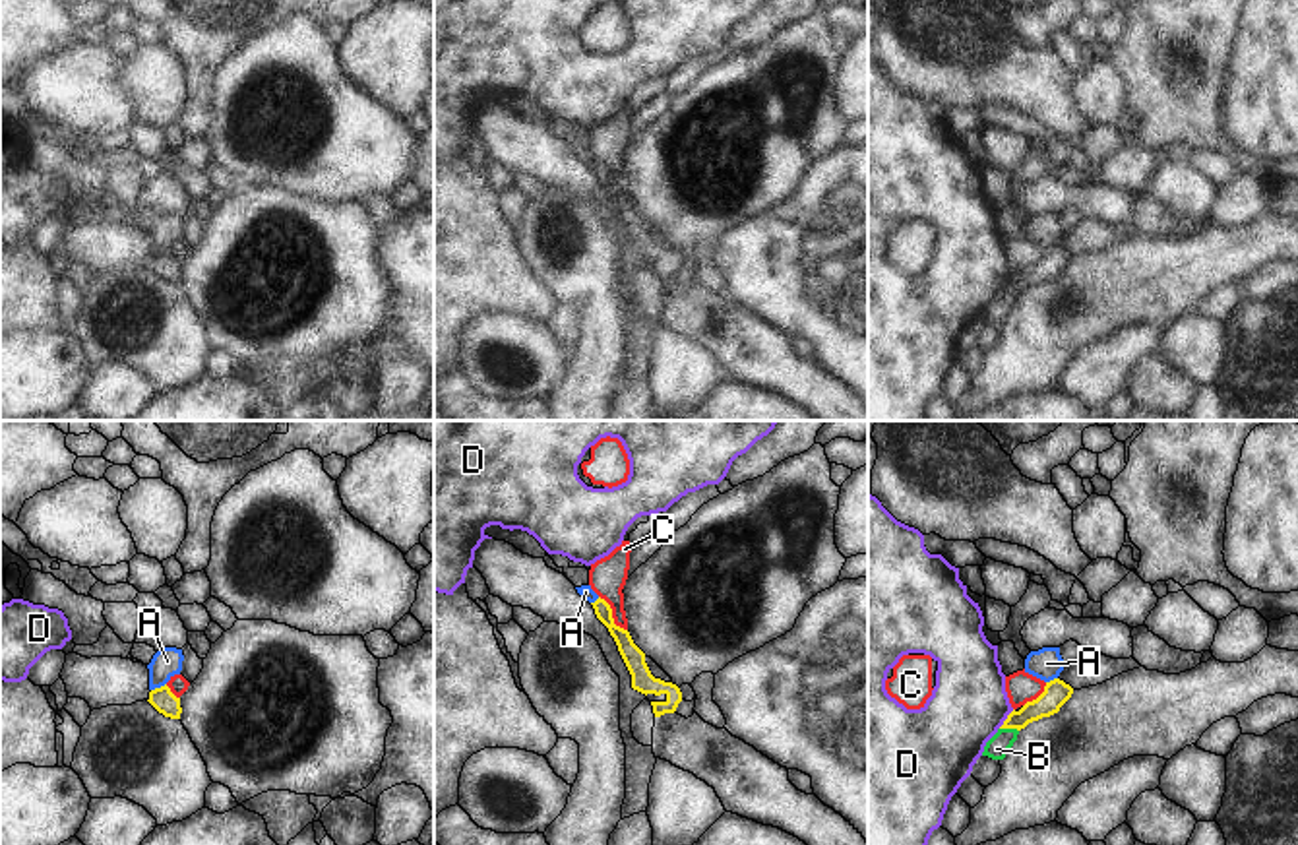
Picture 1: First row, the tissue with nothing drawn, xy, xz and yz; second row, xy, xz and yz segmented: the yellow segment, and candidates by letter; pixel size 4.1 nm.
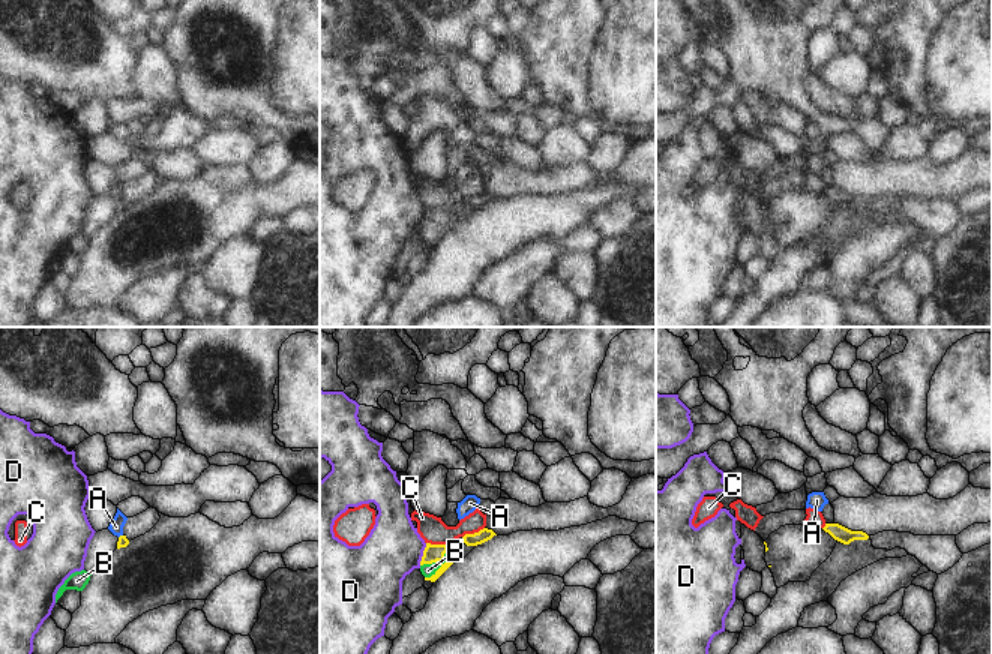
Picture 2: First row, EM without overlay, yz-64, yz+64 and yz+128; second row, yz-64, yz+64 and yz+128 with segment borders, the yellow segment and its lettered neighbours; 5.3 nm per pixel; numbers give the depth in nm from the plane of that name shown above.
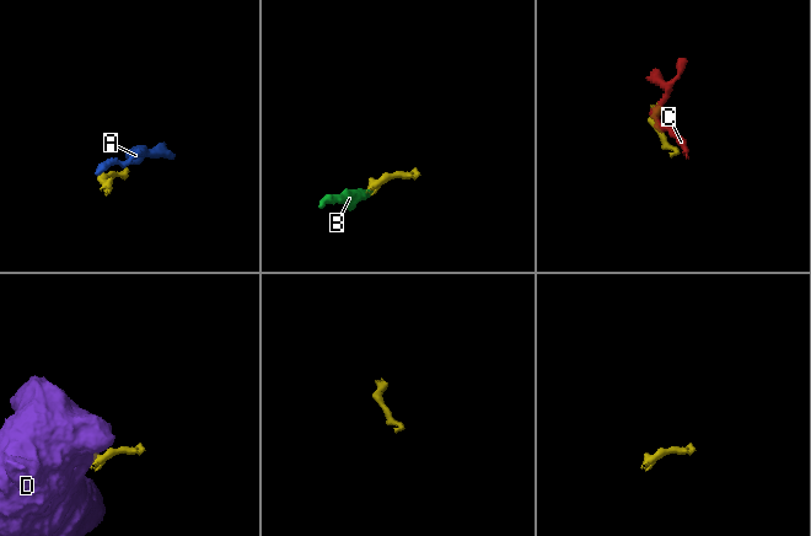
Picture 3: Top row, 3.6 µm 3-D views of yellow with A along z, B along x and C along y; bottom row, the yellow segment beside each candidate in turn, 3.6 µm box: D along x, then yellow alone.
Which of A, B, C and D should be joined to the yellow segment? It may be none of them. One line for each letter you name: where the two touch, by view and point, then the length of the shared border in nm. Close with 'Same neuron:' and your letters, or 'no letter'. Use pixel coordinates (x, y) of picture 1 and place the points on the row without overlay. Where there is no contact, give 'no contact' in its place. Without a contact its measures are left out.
B: yz (1010, 293) | 80 nm
Same neuron: B

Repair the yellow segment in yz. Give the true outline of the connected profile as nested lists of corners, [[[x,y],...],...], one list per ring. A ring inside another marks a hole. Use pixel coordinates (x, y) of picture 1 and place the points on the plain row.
[[[1060,244],[1046,248],[1044,258],[1027,267],[1019,277],[1011,277],[998,298],[986,308],[982,322],[1004,326],[1021,295],[1042,283],[1050,283],[1071,264],[1073,254]]]

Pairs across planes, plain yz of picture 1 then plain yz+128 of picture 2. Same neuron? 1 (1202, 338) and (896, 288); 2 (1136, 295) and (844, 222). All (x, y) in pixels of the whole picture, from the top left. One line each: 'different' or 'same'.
1: different
2: same

